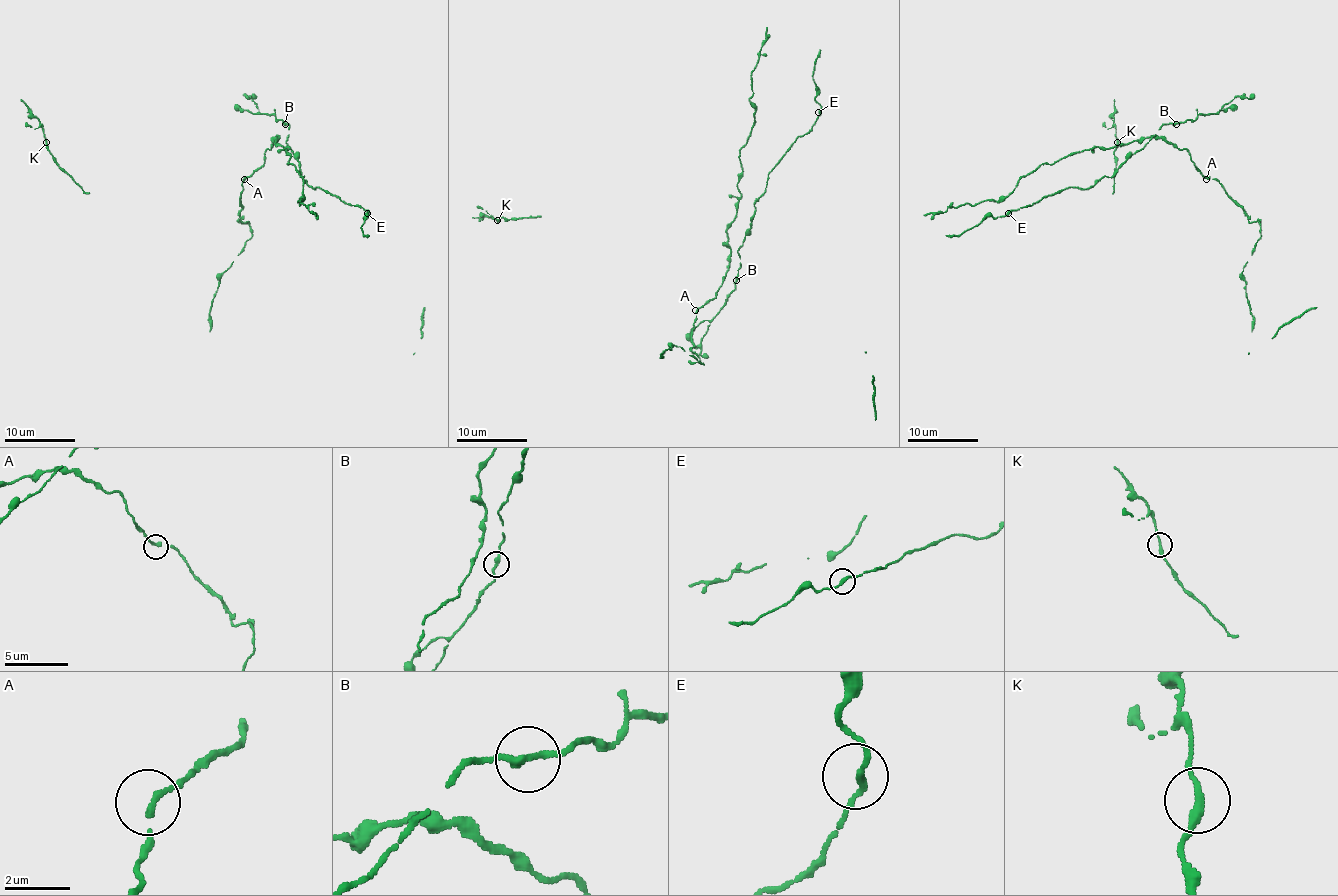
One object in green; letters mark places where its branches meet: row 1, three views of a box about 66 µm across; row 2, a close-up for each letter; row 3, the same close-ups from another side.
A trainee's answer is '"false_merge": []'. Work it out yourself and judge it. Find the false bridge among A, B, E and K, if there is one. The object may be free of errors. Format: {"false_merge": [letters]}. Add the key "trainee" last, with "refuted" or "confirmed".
{"false_merge": [], "trainee": "confirmed"}

